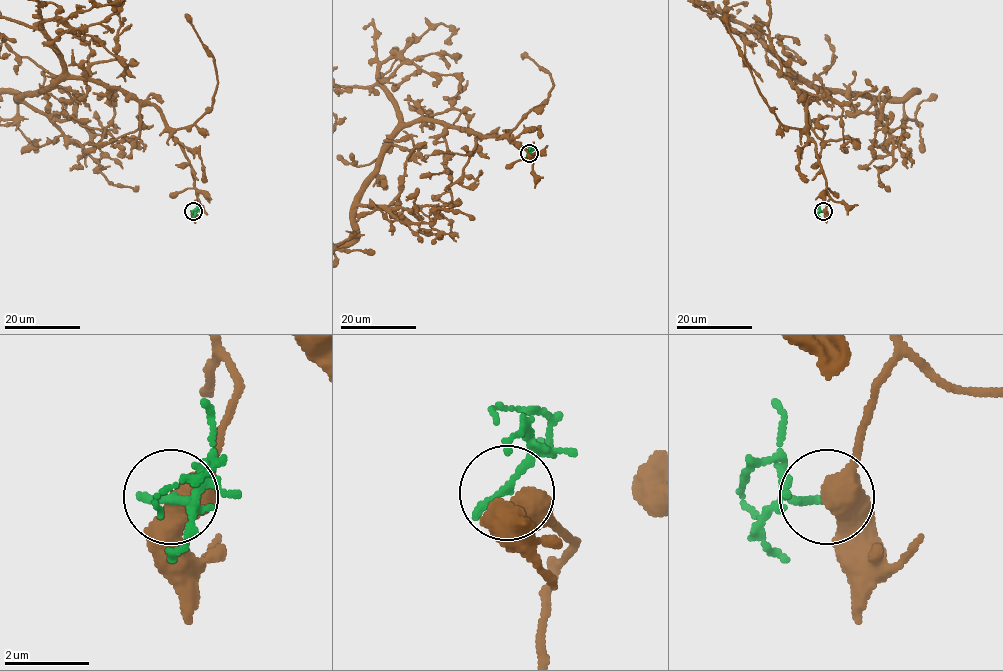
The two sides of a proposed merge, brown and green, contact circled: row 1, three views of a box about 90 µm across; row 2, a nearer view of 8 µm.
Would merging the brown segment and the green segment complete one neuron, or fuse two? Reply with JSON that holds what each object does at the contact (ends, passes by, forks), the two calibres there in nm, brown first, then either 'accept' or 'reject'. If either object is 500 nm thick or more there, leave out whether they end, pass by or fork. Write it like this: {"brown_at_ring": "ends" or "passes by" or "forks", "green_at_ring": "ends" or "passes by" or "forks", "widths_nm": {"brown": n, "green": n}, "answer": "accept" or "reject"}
{"brown_at_ring": "forks", "green_at_ring": "ends", "widths_nm": {"brown": 440, "green": 240}, "answer": "reject"}

